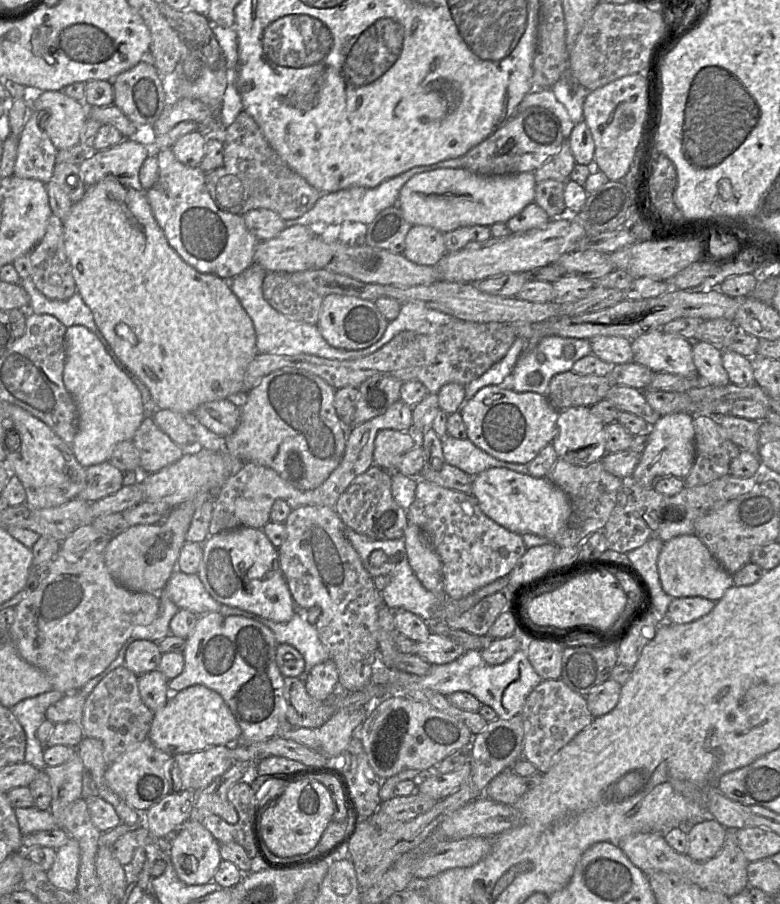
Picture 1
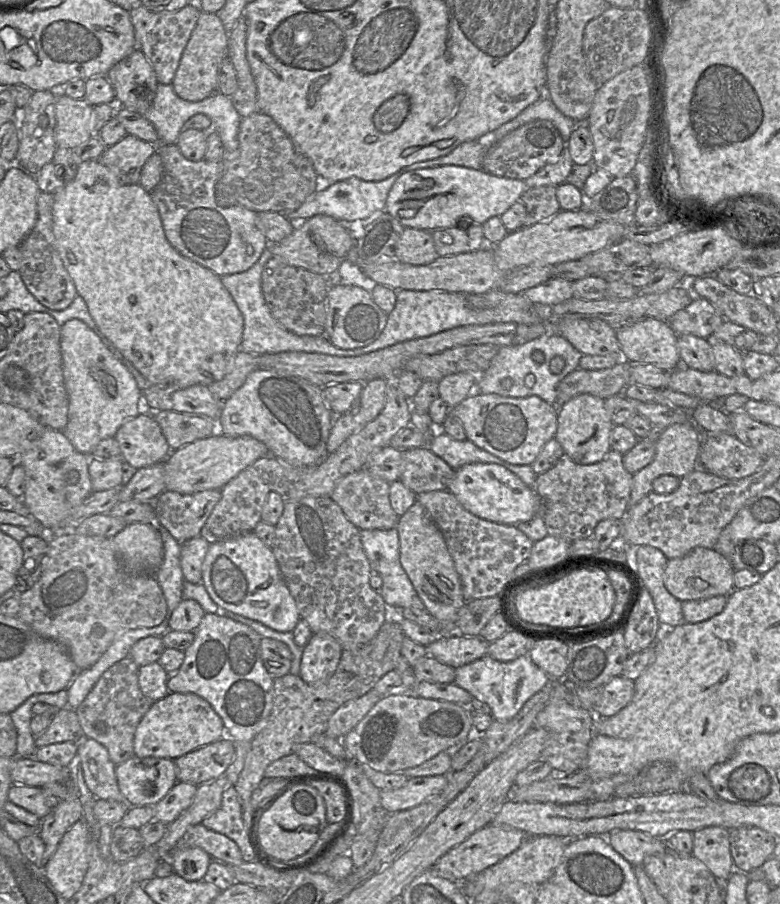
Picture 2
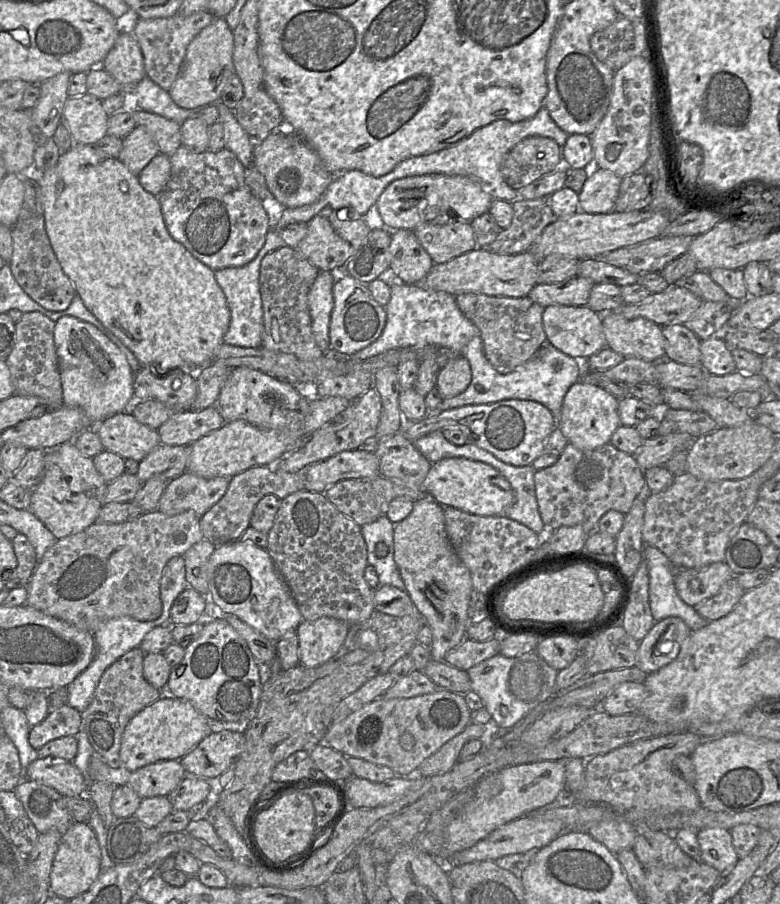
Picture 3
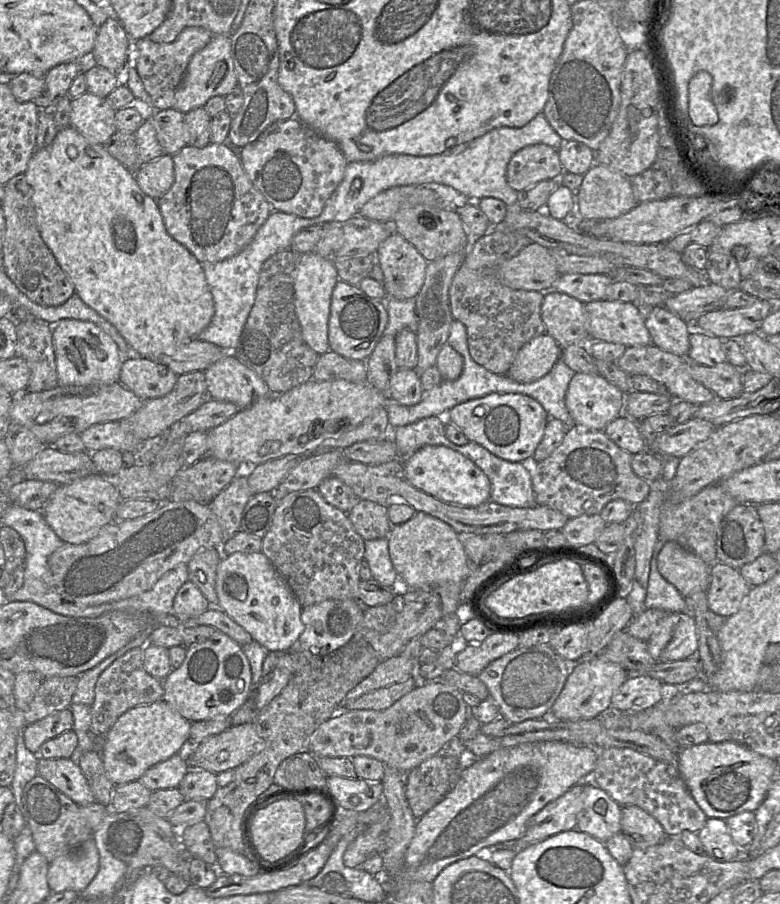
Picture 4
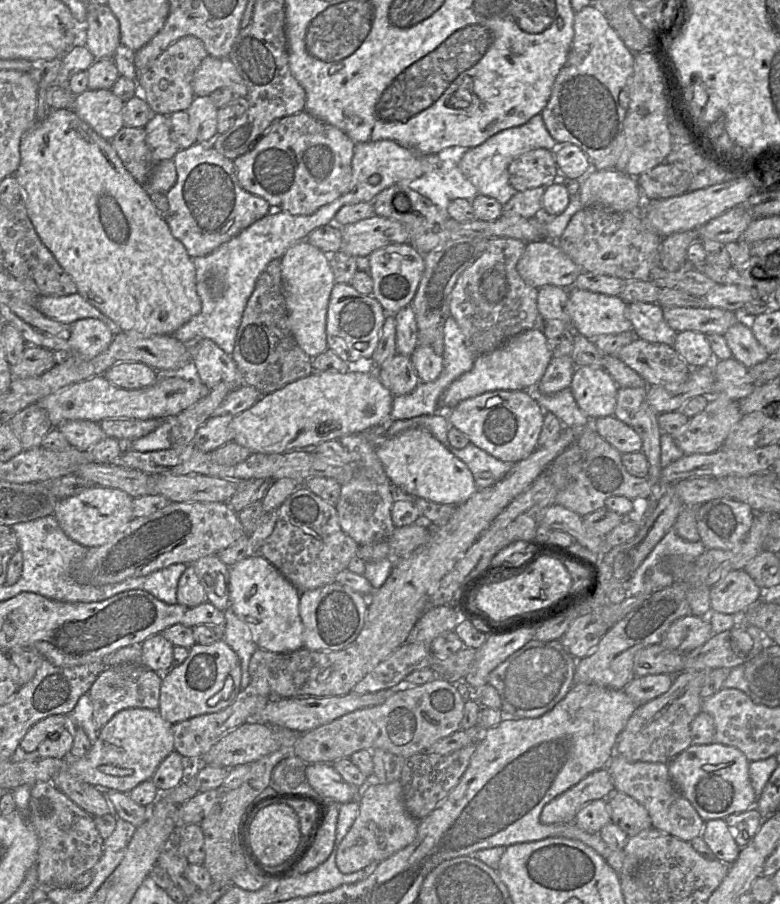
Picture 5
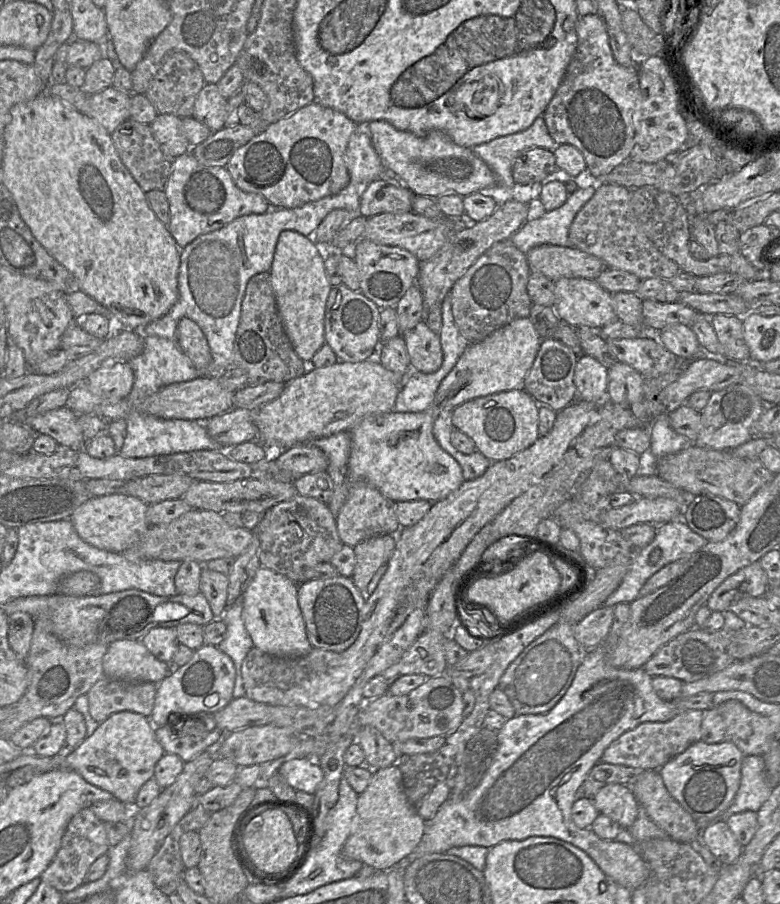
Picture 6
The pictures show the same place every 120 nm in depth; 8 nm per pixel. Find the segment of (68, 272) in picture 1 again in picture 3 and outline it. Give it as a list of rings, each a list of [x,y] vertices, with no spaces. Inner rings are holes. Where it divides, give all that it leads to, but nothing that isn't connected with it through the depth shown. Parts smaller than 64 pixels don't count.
[[[32,173],[21,176],[24,176],[24,199],[17,222],[11,228],[13,253],[8,265],[16,282],[31,299],[46,310],[64,311],[70,306],[76,290],[63,272],[46,233],[37,176]]]

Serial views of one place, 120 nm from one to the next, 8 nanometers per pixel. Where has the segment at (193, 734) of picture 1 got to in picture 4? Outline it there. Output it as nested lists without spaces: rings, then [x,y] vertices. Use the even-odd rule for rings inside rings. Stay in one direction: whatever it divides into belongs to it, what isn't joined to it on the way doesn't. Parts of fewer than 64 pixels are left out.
[[[163,699],[129,709],[117,719],[110,729],[101,753],[107,776],[114,785],[138,781],[152,766],[169,759],[181,749],[187,749],[191,723],[191,721],[181,716]]]

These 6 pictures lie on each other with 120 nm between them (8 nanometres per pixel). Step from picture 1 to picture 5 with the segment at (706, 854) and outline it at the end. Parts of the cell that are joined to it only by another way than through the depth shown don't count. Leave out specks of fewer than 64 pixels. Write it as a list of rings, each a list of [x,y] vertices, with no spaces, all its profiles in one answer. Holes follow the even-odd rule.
[[[724,819],[705,822],[701,837],[716,859],[729,866],[736,861],[742,849]]]

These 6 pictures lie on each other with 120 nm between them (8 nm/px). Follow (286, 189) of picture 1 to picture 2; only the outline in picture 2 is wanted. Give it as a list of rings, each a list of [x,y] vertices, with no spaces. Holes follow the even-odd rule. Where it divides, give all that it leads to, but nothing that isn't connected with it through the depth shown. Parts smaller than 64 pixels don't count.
[[[256,112],[241,118],[238,142],[238,149],[229,154],[225,151],[222,159],[222,174],[215,186],[218,206],[241,206],[256,213],[273,211],[286,215],[322,189],[323,181],[311,160],[270,116]]]

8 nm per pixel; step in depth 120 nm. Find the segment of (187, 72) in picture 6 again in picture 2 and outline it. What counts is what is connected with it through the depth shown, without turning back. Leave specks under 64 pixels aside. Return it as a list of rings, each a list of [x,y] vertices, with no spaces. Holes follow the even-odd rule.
[[[188,4],[176,11],[155,12],[140,5],[128,12],[134,27],[137,47],[151,63],[158,83],[171,84],[201,11]]]

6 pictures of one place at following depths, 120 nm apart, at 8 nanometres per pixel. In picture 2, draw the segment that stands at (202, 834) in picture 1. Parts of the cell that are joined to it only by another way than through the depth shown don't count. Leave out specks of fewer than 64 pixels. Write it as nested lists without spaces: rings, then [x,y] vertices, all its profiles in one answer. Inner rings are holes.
[[[185,848],[176,850],[172,867],[174,873],[187,881],[202,881],[212,860],[201,848]]]

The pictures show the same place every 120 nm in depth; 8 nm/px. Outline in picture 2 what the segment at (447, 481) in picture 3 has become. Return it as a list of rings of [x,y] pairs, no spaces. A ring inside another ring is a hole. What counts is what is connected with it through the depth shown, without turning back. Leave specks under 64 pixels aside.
[[[475,463],[460,467],[449,484],[447,491],[452,493],[460,504],[474,516],[504,525],[528,522],[540,514],[540,498],[518,476],[503,466],[494,463]]]

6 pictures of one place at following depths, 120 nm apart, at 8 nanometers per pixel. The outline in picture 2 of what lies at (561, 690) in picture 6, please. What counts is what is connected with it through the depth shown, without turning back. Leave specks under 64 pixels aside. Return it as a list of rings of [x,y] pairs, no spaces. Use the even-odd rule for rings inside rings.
[[[486,655],[472,663],[460,666],[458,668],[455,669],[455,680],[454,680],[454,684],[456,684],[457,686],[463,688],[464,690],[468,691],[474,698],[485,702],[491,709],[491,715],[494,718],[494,720],[496,721],[507,721],[510,720],[511,718],[513,718],[524,706],[524,704],[532,697],[534,696],[537,692],[539,692],[544,686],[546,686],[551,680],[561,680],[561,679],[550,679],[550,677],[544,672],[542,671],[539,667],[537,667],[532,660],[530,659],[529,655],[528,656],[521,656],[513,661],[510,662],[500,662],[497,661],[493,658],[491,658],[490,656]]]

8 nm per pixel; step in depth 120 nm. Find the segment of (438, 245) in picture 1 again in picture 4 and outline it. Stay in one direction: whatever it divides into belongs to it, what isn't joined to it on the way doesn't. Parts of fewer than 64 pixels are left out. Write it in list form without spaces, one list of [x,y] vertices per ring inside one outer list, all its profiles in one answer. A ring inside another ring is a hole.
[[[394,231],[377,248],[376,261],[383,271],[385,296],[397,300],[416,297],[428,261],[411,243]]]

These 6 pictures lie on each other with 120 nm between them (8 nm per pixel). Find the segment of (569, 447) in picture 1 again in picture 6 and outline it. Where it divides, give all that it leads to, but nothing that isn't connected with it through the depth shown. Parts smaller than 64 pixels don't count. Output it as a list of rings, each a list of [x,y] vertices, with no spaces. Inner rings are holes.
[[[579,355],[574,383],[581,400],[598,404],[607,398],[608,367],[592,356]]]

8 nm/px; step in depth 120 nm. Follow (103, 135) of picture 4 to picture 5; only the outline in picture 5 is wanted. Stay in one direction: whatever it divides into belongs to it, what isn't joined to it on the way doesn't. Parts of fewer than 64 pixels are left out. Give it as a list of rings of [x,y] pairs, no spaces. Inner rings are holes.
[[[109,89],[85,90],[75,97],[73,110],[96,133],[110,141],[124,126],[124,104]]]

